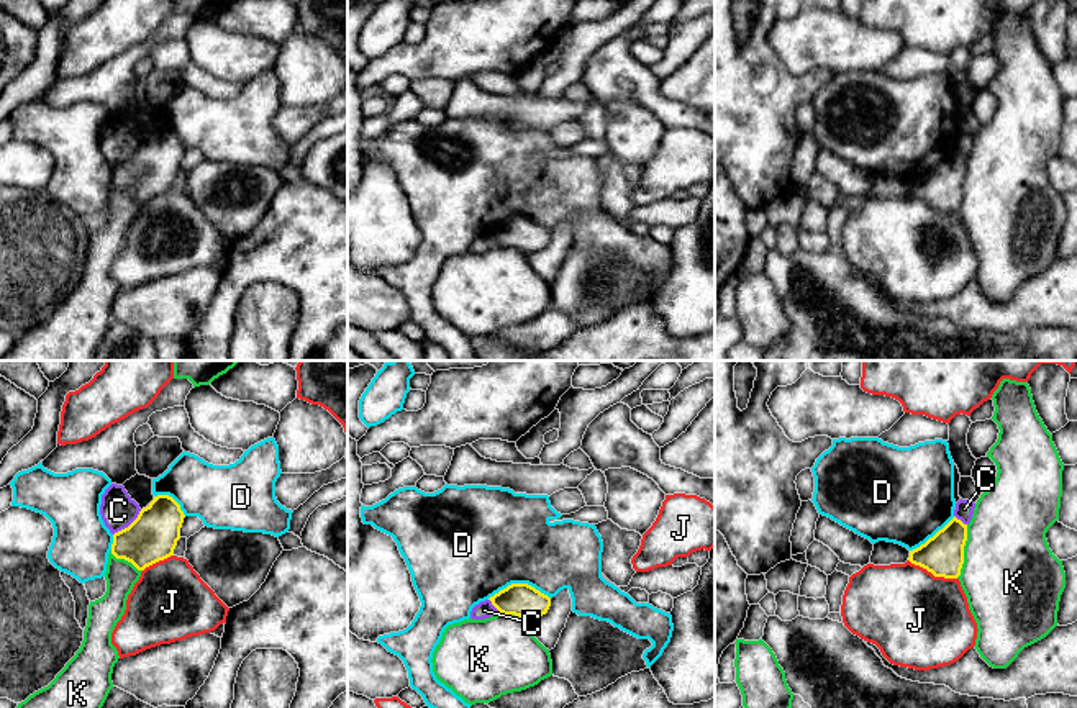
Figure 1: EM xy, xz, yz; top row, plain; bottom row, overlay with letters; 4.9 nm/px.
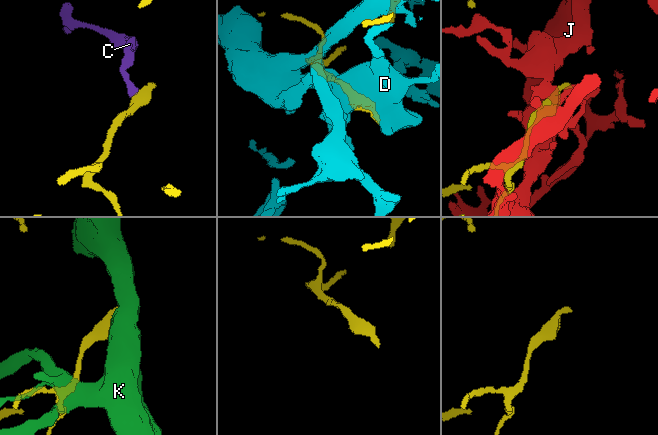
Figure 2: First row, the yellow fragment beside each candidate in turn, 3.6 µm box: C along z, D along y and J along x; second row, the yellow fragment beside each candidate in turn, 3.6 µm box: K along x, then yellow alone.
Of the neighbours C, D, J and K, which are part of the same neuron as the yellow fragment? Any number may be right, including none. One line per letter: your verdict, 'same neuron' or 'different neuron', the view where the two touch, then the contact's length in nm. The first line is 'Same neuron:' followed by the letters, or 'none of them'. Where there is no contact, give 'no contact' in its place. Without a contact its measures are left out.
Same neuron: none of them
C: different neuron | xy | 190 nm
D: different neuron | xz | 320 nm
J: different neuron | yz | 260 nm
K: different neuron | yz | 280 nm

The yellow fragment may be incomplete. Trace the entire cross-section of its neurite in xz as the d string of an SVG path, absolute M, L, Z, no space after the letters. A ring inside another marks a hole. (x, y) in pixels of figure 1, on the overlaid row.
M511 583L489 598L503 615L515 615L526 621L541 618L551 606L551 598L528 583Z

